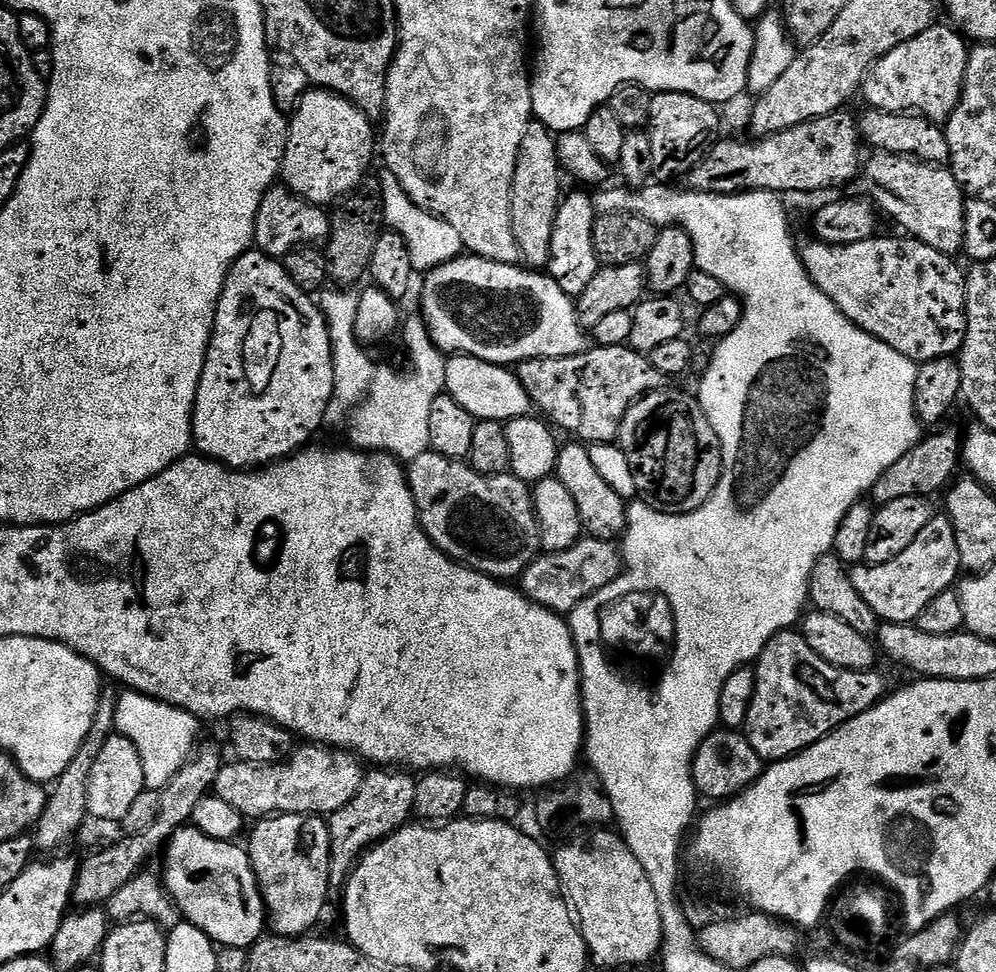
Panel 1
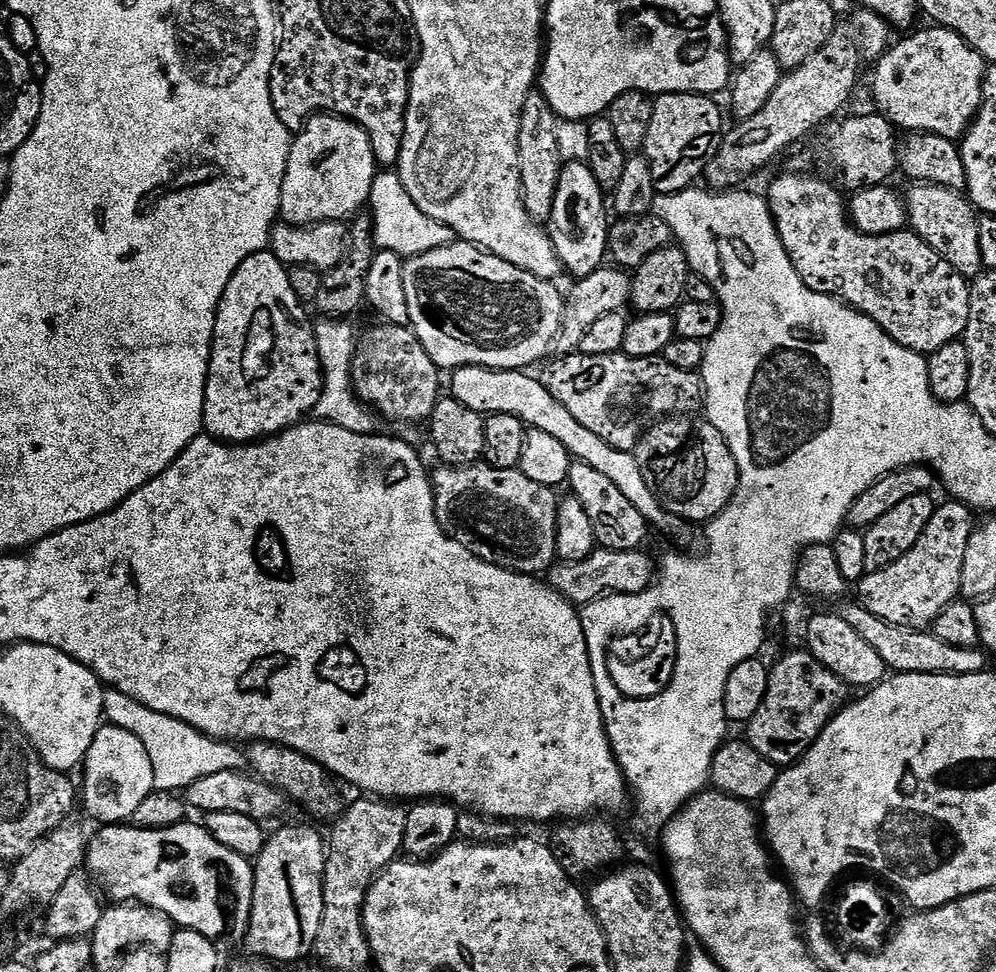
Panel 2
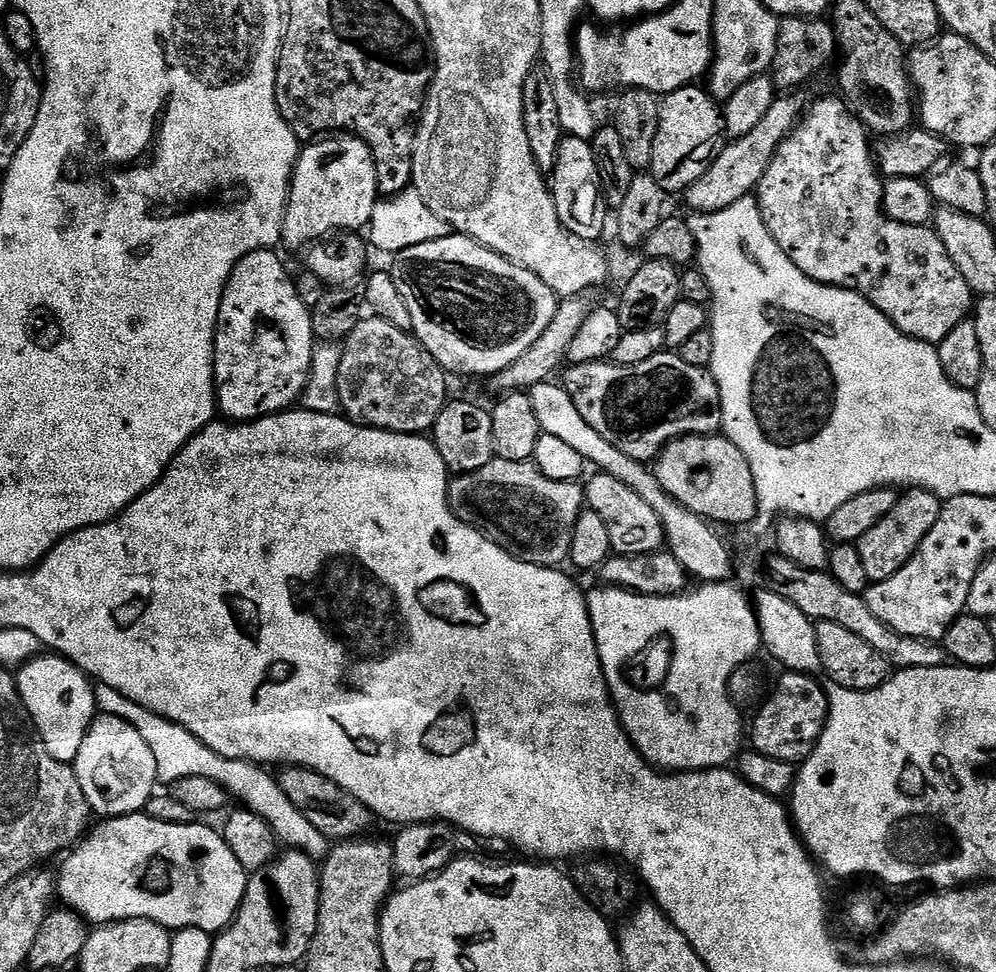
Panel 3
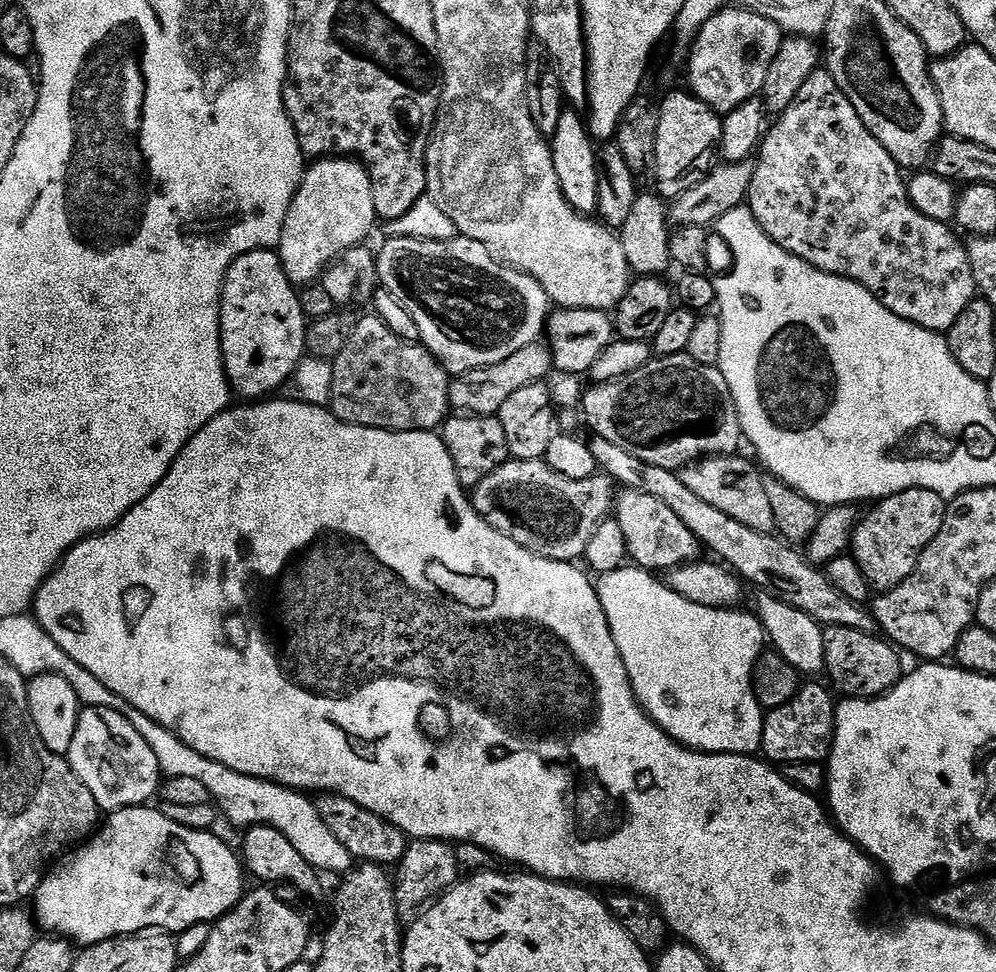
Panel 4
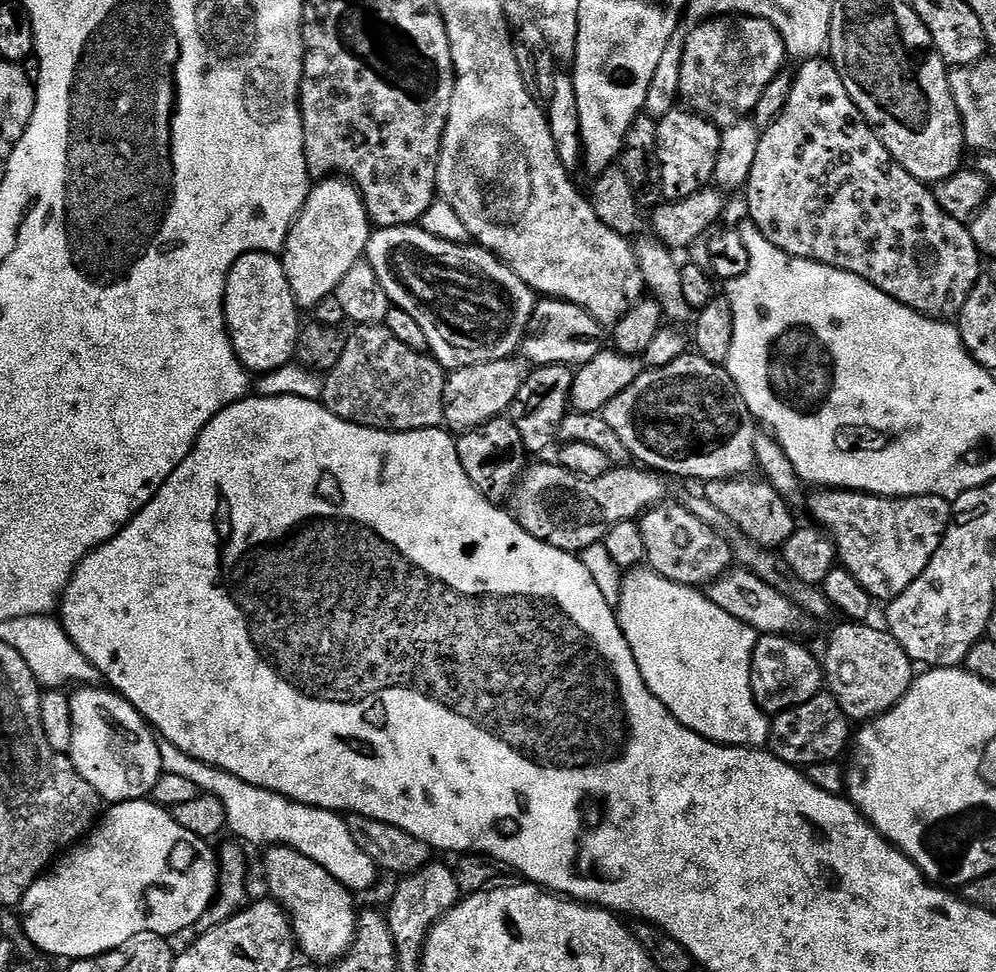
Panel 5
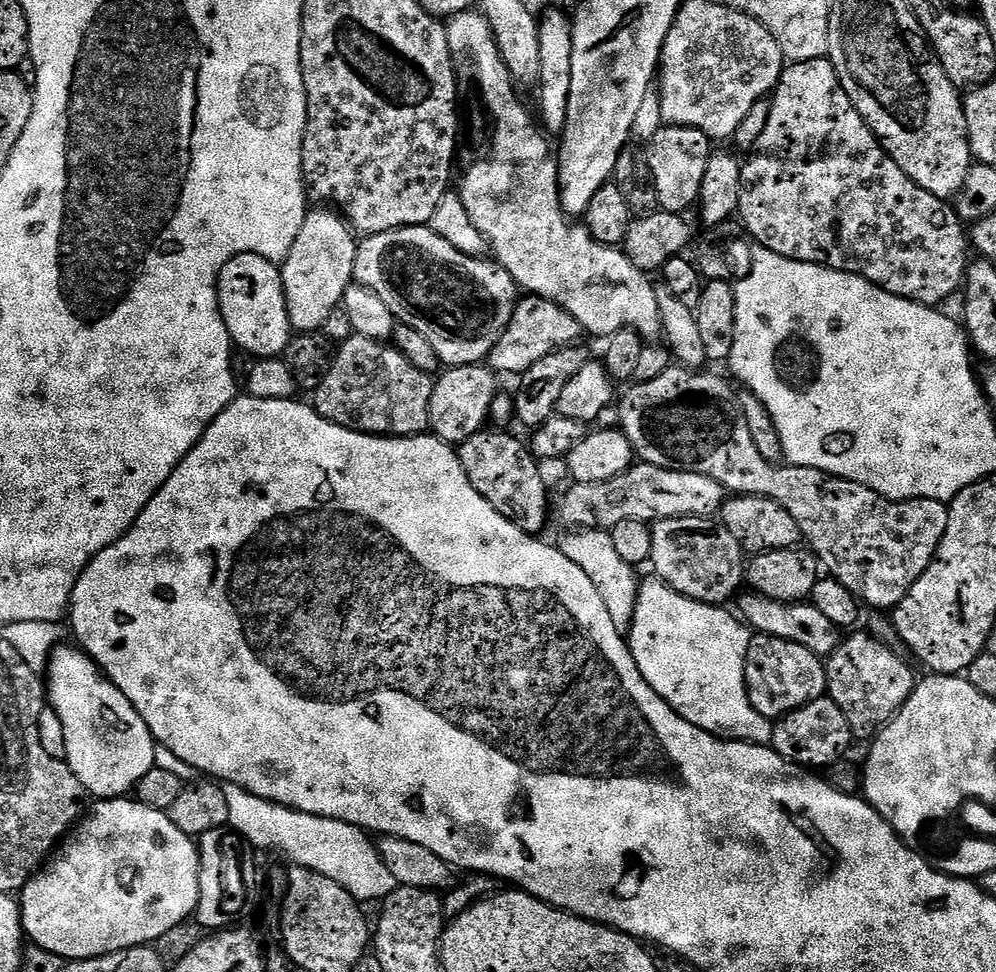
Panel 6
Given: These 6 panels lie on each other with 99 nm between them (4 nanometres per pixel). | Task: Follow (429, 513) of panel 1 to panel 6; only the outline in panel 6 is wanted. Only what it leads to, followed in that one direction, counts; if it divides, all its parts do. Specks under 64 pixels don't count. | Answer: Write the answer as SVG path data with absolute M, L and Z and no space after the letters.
M643 462L633 463L622 474L602 482L573 483L560 500L560 520L576 530L610 530L618 522L633 520L651 525L657 520L719 513L726 489L706 474L659 468Z

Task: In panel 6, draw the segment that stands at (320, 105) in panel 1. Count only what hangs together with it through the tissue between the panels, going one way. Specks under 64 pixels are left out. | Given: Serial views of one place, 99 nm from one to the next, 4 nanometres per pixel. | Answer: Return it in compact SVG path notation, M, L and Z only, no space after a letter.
M316 206L305 215L302 230L298 230L298 238L294 238L294 246L290 246L290 250L283 257L284 264L282 263L280 268L280 277L286 294L286 310L292 327L297 333L320 332L326 318L330 318L330 314L335 308L343 305L346 290L353 284L356 274L354 262L357 247L357 237L339 211L328 206Z

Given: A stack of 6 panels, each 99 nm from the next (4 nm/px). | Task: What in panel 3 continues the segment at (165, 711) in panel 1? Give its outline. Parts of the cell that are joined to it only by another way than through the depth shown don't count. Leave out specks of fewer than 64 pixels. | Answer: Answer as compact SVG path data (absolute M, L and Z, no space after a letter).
M97 683L95 690L96 707L103 715L122 718L126 722L130 722L130 726L134 726L134 730L138 730L138 734L142 734L143 740L146 741L146 746L150 746L150 751L154 753L156 778L161 785L171 786L178 778L210 778L214 782L221 784L233 801L241 800L244 803L241 805L247 811L258 814L258 818L262 818L267 822L272 828L272 835L276 837L277 841L285 849L304 852L307 856L313 858L324 858L329 855L330 841L328 837L322 834L322 830L318 830L318 826L310 826L310 818L306 818L306 814L299 812L294 806L294 802L290 802L290 798L286 798L286 794L280 788L279 779L275 775L271 776L268 773L271 771L267 767L251 764L249 760L222 758L222 754L214 754L214 750L210 750L210 746L198 742L198 738L194 738L194 734L190 734L190 730L186 730L166 718L155 716L150 710L138 706L138 702L130 702L130 698L126 698L118 690L110 690L110 686L102 683Z

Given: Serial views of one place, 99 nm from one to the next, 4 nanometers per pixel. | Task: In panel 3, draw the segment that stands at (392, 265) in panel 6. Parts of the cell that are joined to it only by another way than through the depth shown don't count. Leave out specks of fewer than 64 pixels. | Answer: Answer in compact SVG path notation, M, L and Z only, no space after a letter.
M453 234L446 238L422 242L418 246L410 246L406 250L395 253L393 260L396 261L390 265L390 271L394 278L394 286L398 286L398 294L402 294L402 299L410 310L410 318L414 318L412 332L417 340L423 342L426 350L430 350L432 357L444 367L444 371L449 374L461 372L464 376L485 376L485 378L495 376L497 372L501 372L506 366L510 366L518 358L522 358L522 354L526 354L526 350L530 350L530 346L534 346L534 342L538 342L538 338L542 338L546 326L550 326L550 318L554 318L556 313L558 297L550 290L550 286L546 286L546 282L542 282L542 278L530 274L530 270L510 262L504 256L499 256L497 252L482 246L469 236Z

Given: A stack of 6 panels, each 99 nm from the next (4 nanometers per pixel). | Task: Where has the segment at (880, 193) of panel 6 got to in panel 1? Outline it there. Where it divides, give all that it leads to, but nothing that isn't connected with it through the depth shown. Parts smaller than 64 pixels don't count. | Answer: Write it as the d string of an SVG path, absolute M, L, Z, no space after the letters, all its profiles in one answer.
M877 235L870 240L853 244L822 244L811 242L799 249L800 260L809 278L838 306L854 326L866 334L886 342L890 350L906 354L917 365L930 362L943 356L955 357L964 345L968 325L968 297L966 295L966 276L951 256L944 256L934 246L926 246L921 240L903 238L895 240L892 236Z

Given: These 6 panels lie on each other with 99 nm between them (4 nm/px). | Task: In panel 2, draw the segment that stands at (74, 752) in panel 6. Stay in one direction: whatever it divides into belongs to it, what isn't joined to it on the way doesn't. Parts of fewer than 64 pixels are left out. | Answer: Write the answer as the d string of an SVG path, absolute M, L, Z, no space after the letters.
M105 723L94 738L87 756L84 758L82 773L84 772L84 788L82 784L82 808L85 808L101 825L120 824L131 821L134 810L154 790L154 766L150 766L150 754L146 754L146 746L142 741L134 738L130 730L122 730L118 726Z

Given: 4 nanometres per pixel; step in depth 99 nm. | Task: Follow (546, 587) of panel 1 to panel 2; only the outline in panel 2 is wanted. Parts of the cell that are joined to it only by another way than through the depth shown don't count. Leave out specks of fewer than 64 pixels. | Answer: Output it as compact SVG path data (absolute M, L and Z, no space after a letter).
M597 547L586 558L569 564L560 562L551 569L550 583L572 604L593 604L604 596L629 596L651 588L658 579L658 564L644 550L610 550Z

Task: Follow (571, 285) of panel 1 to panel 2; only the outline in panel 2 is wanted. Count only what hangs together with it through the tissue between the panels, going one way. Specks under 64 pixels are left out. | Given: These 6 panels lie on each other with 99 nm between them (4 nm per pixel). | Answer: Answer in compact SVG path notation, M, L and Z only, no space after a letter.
M585 161L565 163L560 170L558 190L554 194L554 206L550 221L552 245L560 258L561 265L579 278L594 274L594 270L605 267L604 255L609 255L608 204L604 201L606 189L598 182L592 168Z

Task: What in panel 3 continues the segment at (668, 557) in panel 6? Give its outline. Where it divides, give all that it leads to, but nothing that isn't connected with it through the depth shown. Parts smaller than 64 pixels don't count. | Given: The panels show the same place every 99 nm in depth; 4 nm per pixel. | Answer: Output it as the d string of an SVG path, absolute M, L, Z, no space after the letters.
M596 474L592 481L586 484L586 504L591 511L606 522L610 530L613 553L621 556L637 556L659 552L665 547L663 524L658 514L650 508L649 503L636 494L630 486L605 474Z

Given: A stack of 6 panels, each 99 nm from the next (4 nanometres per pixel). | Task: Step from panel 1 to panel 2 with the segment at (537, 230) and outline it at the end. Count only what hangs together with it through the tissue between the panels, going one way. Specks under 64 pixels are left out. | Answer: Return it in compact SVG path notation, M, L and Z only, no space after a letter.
M534 90L526 98L526 106L522 108L522 126L518 138L520 150L520 177L524 190L524 205L528 213L538 222L548 222L552 218L554 194L558 190L558 178L562 167L562 159L558 146L559 116L544 97L544 93Z

